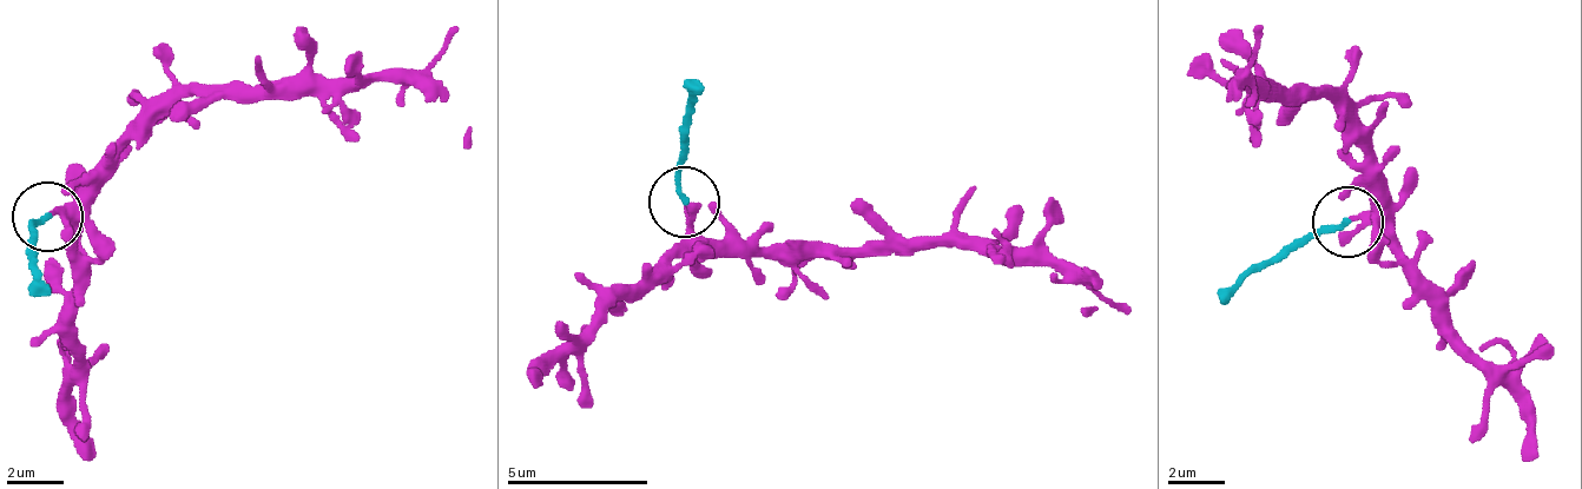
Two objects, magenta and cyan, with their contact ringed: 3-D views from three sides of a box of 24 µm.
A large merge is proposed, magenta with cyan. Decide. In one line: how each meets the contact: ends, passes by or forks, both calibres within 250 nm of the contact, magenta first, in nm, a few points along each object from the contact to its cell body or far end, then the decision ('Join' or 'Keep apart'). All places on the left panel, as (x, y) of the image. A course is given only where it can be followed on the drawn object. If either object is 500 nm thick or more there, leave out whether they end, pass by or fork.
At the ring magenta passes by. At the ring cyan ends. Thickness 160 nm (magenta) against 180 nm. Course of magenta: (50, 218), (78, 198), (125, 140), (195, 91), (338, 90), (410, 81), (467, 125), (465, 146). Course of cyan: (50, 218), (27, 225), (38, 293). Keep apart

